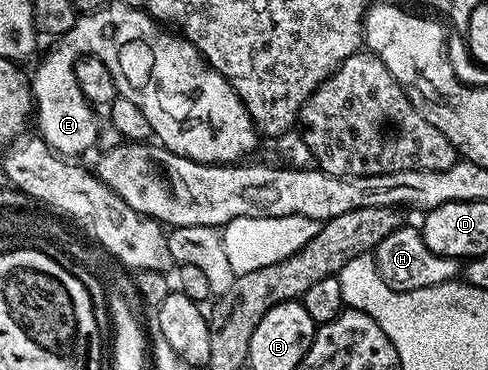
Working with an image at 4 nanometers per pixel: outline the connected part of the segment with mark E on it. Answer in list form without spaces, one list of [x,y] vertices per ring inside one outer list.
[[[72,32],[58,37],[52,44],[33,76],[31,74],[35,126],[37,124],[38,135],[54,153],[75,158],[75,155],[87,151],[93,144],[95,146],[100,137],[100,125],[97,126],[93,119],[94,109],[81,91],[74,70],[82,57],[94,55],[94,49],[78,43]]]

